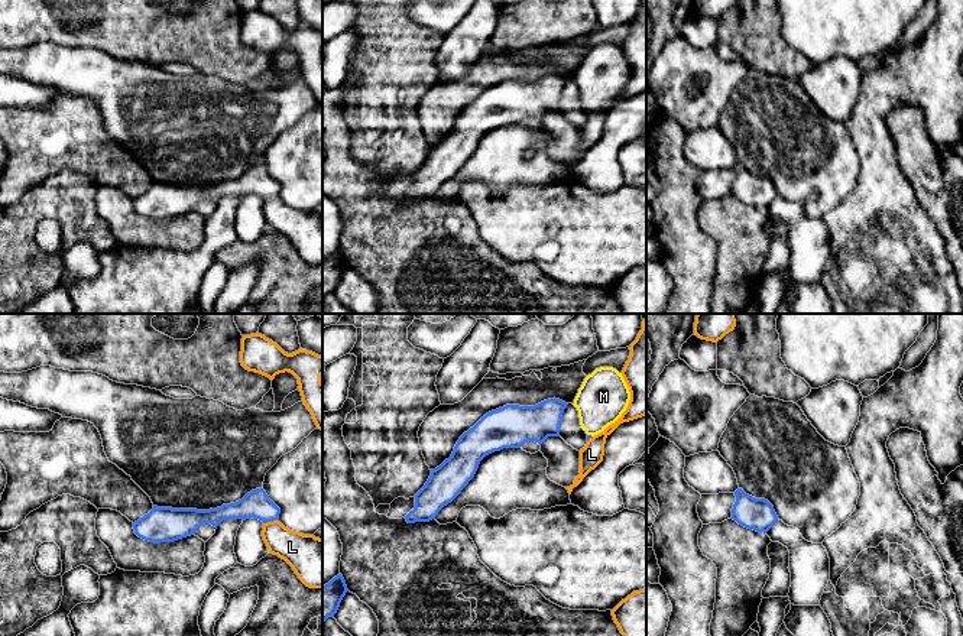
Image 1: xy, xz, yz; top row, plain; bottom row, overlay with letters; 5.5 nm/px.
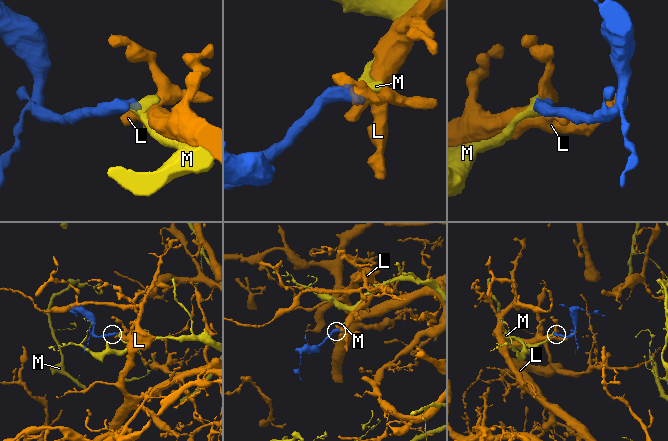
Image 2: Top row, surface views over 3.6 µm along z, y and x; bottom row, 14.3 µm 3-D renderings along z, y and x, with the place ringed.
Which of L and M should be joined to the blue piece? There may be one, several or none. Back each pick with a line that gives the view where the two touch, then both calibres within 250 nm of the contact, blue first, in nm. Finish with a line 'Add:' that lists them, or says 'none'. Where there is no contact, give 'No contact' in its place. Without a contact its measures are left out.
M: Touches blue in xz. Thickness 20 nm (blue) against 280 nm
Add: M

